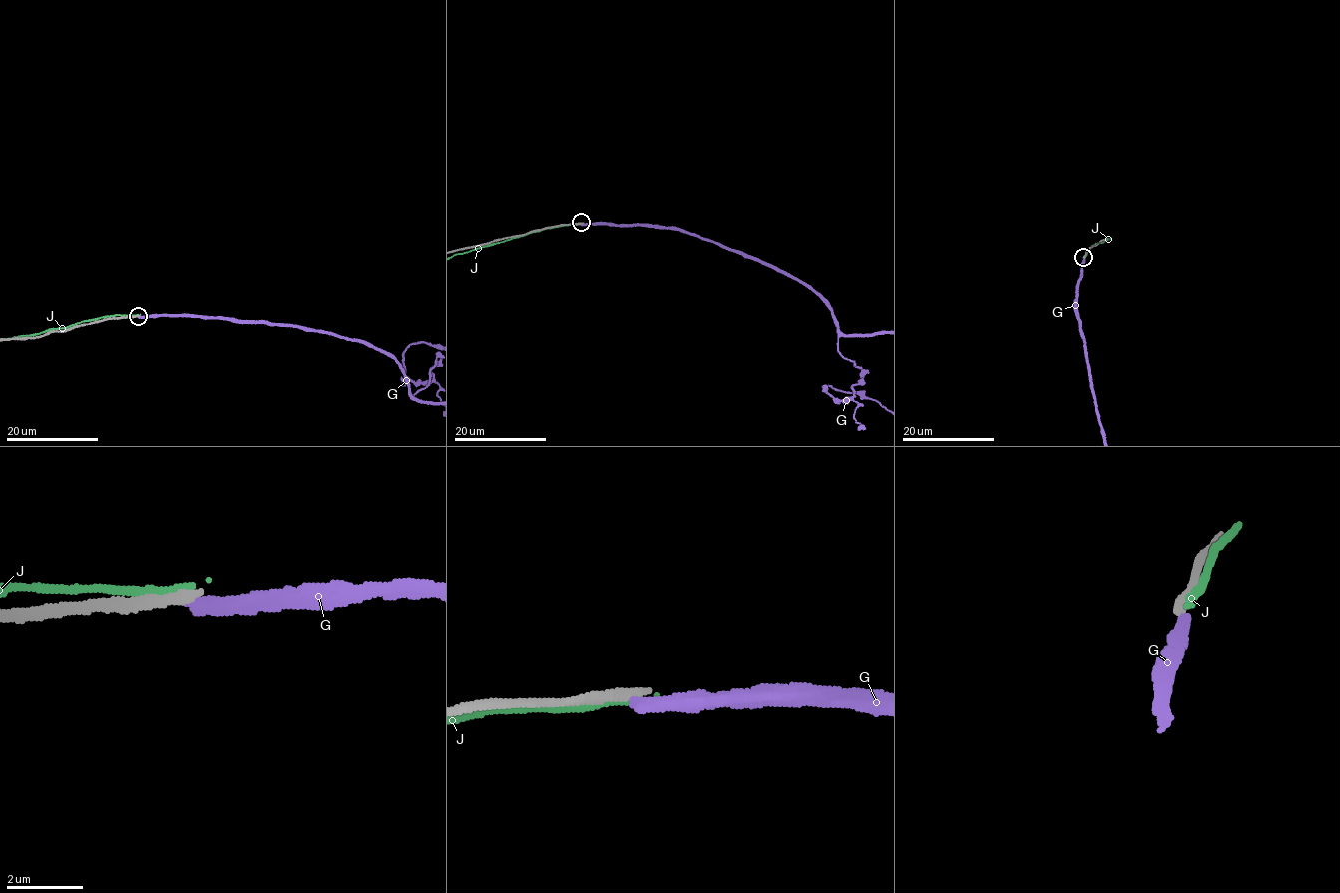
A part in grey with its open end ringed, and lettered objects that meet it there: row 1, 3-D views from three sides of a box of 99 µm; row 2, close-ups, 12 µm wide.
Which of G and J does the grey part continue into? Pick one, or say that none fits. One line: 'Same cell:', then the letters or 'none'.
Same cell: none

